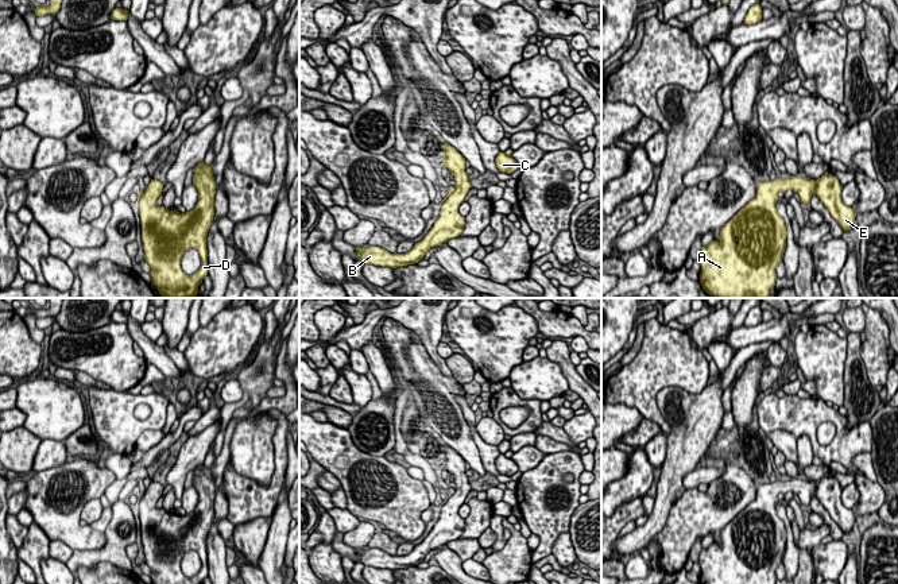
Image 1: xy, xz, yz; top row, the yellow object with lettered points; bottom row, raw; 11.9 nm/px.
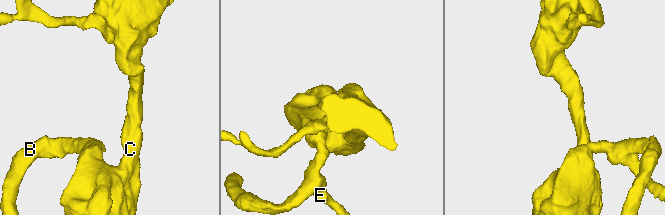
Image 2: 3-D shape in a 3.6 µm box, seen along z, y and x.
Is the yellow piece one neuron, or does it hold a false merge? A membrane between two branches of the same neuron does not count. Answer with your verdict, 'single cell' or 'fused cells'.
single cell

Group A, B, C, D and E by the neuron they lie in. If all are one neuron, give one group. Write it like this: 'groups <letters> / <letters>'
groups A B C D E

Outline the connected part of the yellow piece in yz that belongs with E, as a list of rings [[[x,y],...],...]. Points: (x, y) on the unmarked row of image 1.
[[[825,475],[817,483],[800,477],[775,480],[756,487],[755,500],[746,506],[720,533],[720,542],[701,549],[700,584],[775,584],[775,571],[786,552],[786,527],[778,517],[778,495],[797,494],[801,504],[810,506],[816,496],[831,518],[851,533],[856,515],[841,502],[839,481]]]

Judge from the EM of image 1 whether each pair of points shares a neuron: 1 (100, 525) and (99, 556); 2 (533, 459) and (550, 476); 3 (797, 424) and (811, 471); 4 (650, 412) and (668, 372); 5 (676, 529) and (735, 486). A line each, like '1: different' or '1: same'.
1: different
2: different
3: different
4: same
5: same

